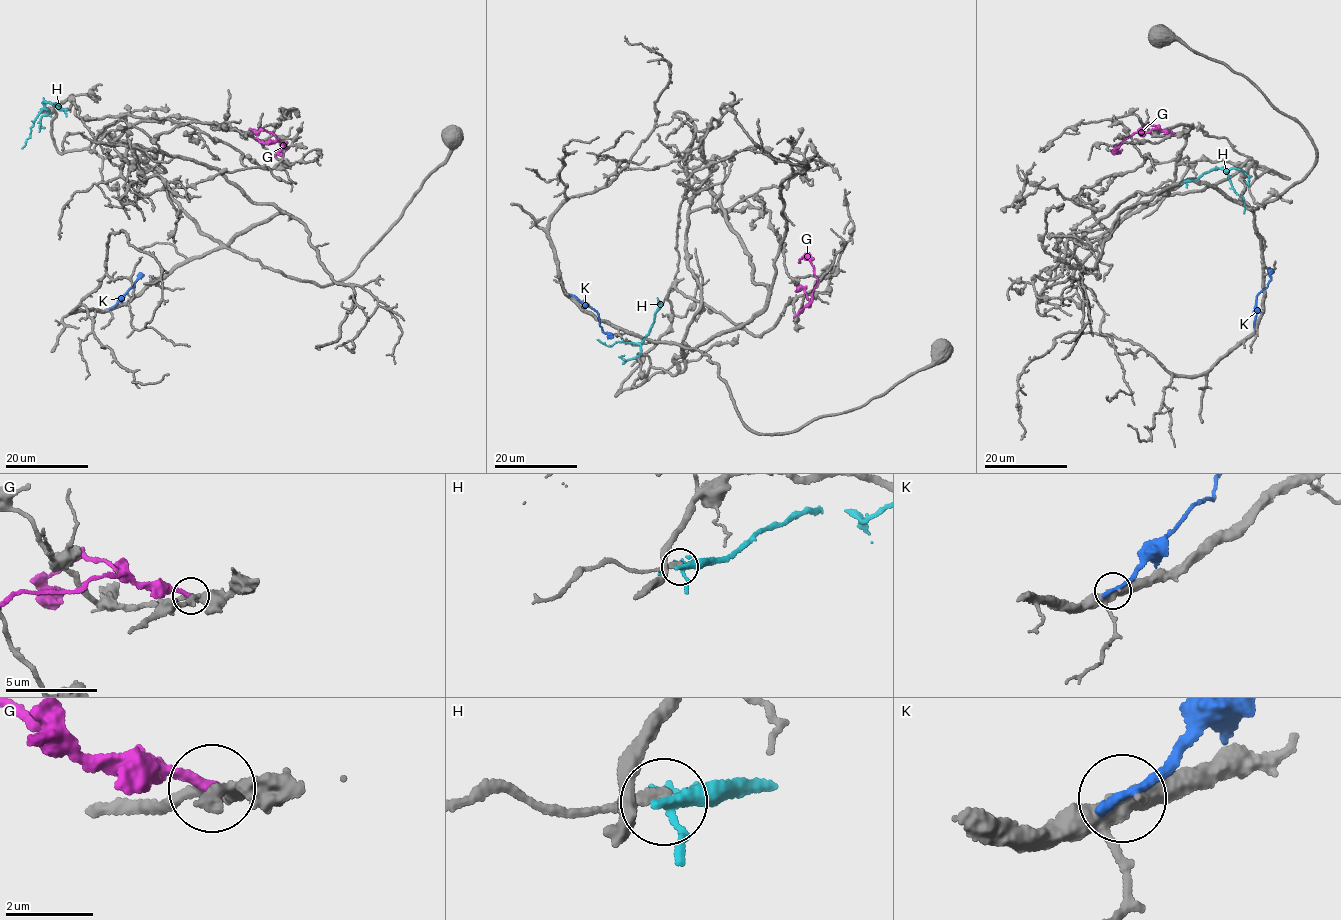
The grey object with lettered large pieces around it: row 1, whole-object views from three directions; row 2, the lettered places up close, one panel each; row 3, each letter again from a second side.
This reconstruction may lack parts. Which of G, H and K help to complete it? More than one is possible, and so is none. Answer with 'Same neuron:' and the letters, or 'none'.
Same neuron: none

